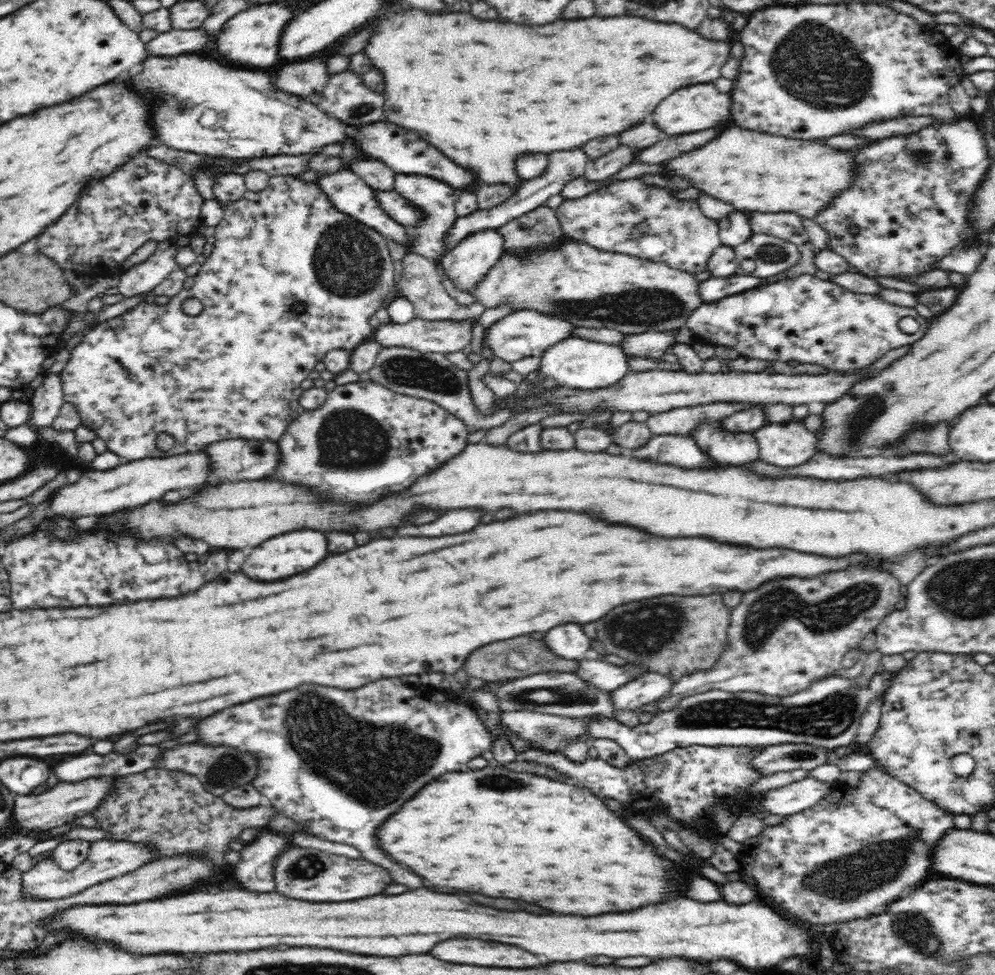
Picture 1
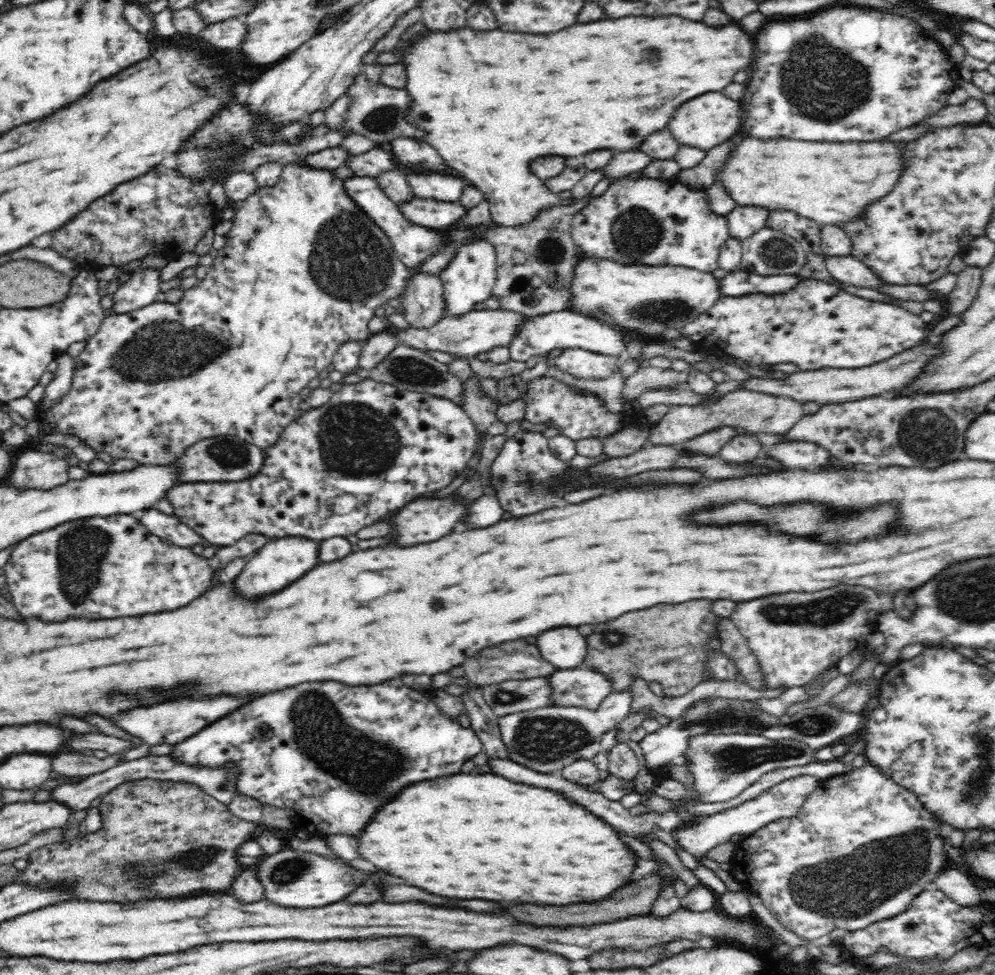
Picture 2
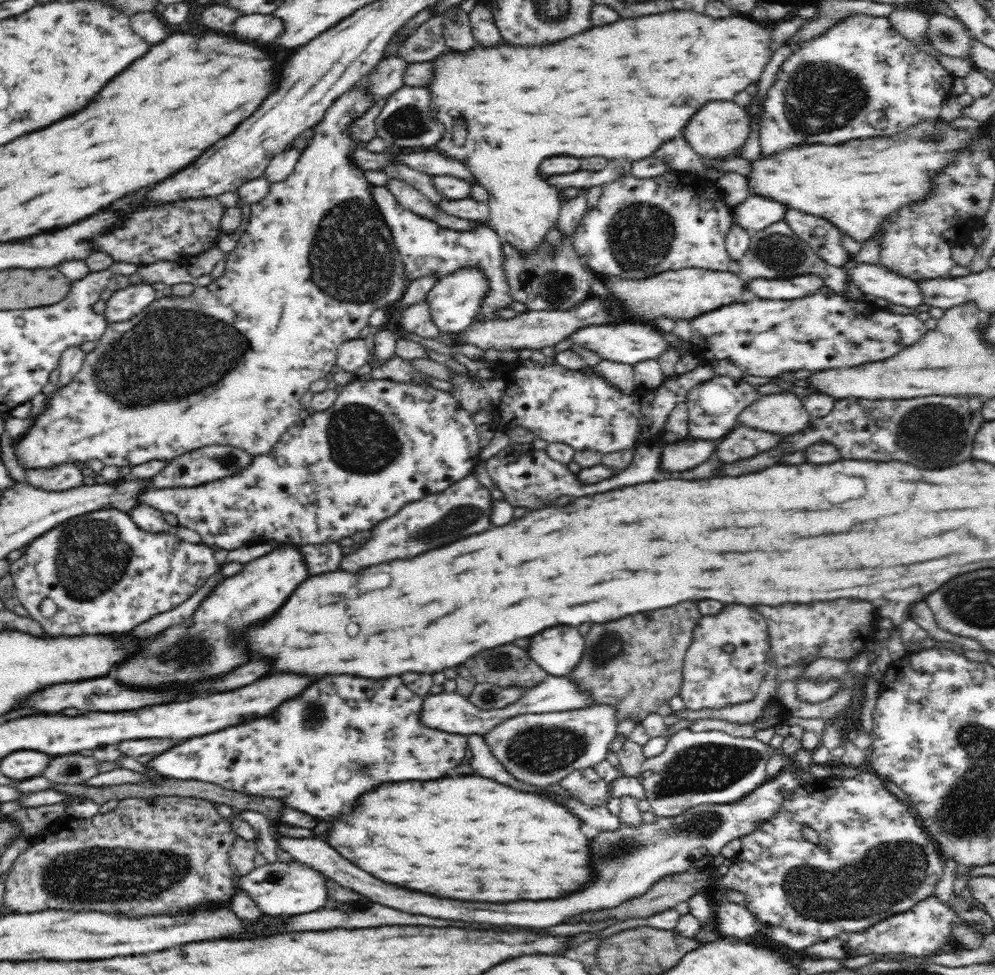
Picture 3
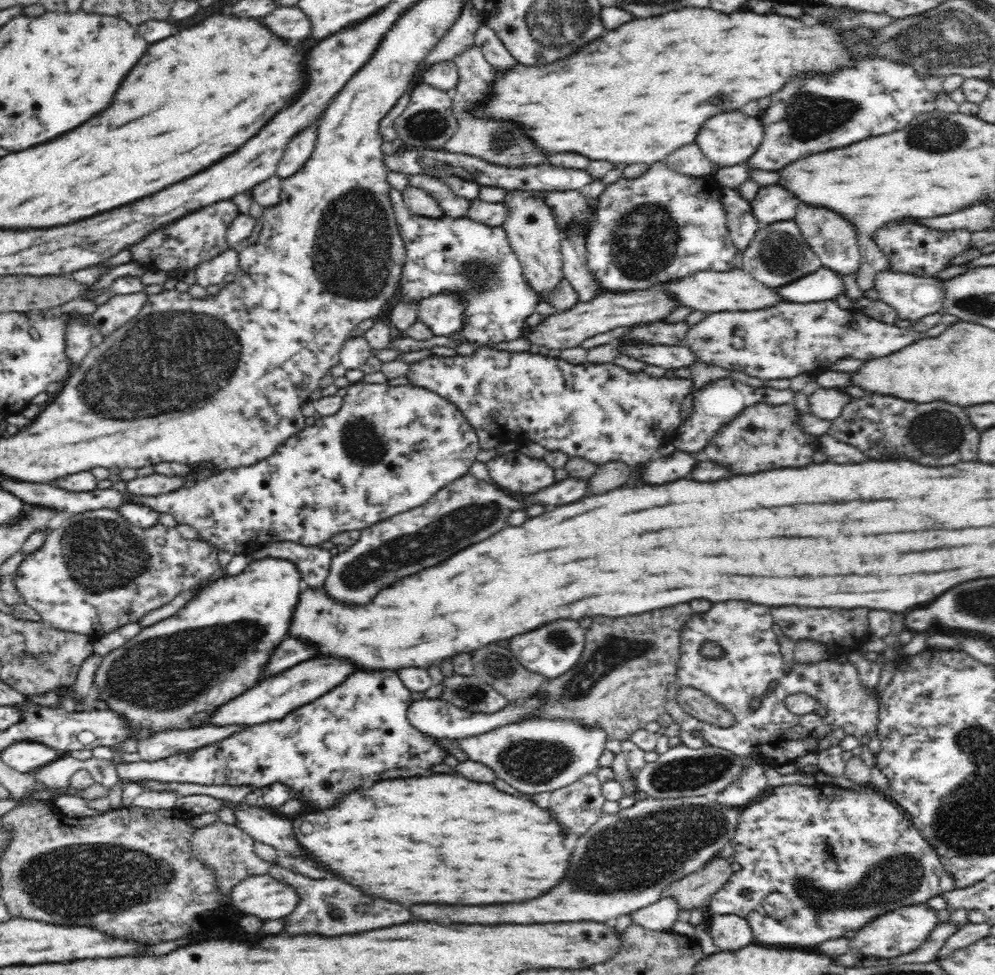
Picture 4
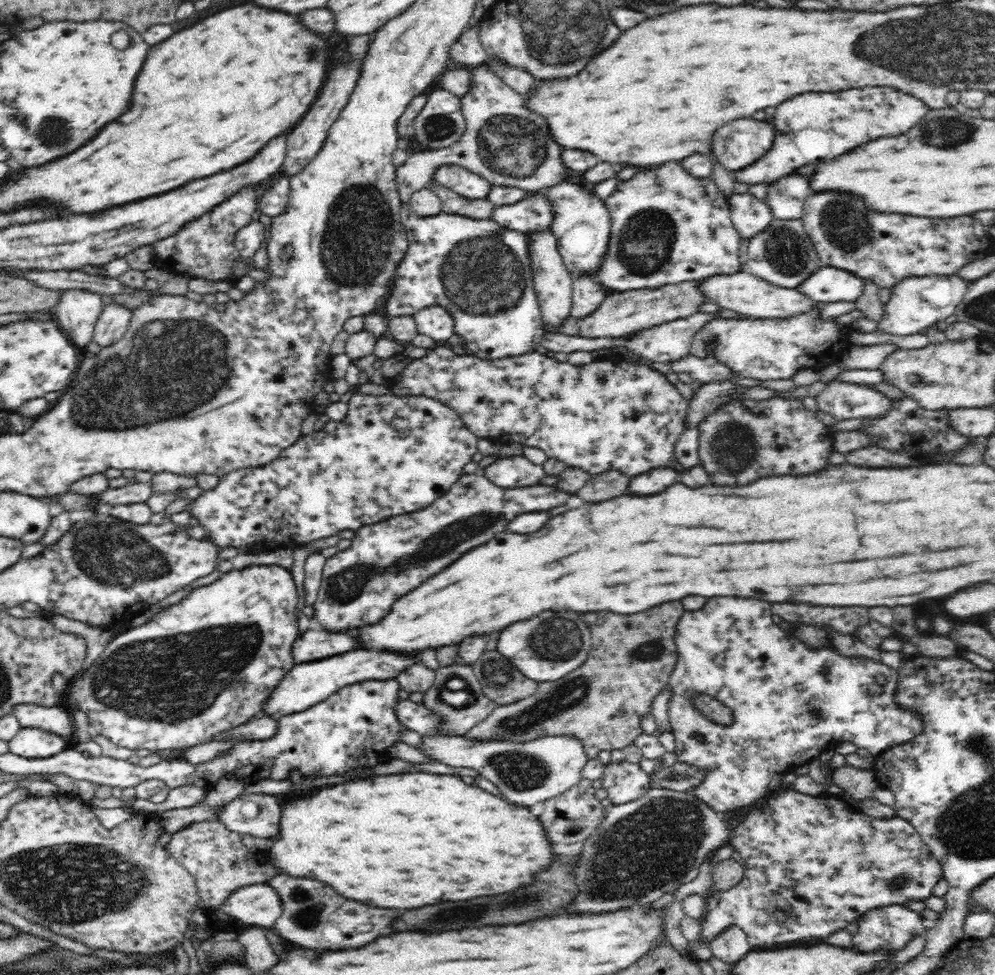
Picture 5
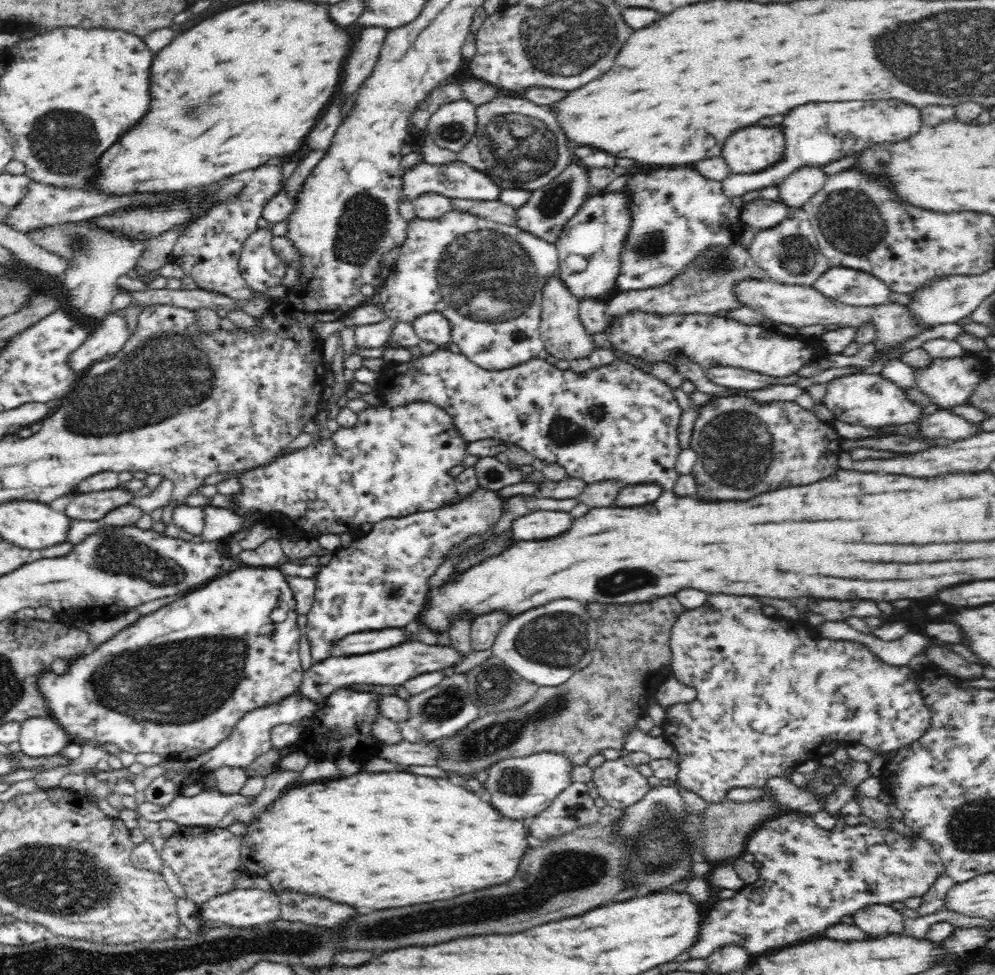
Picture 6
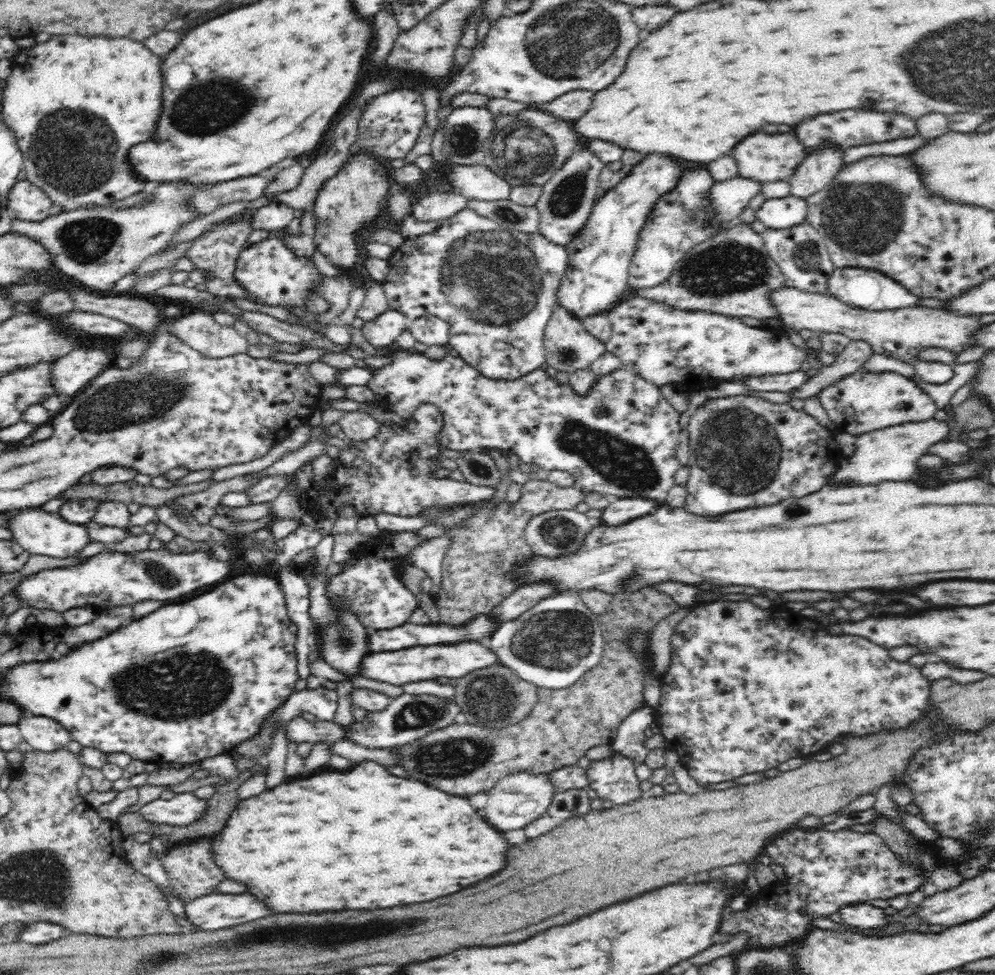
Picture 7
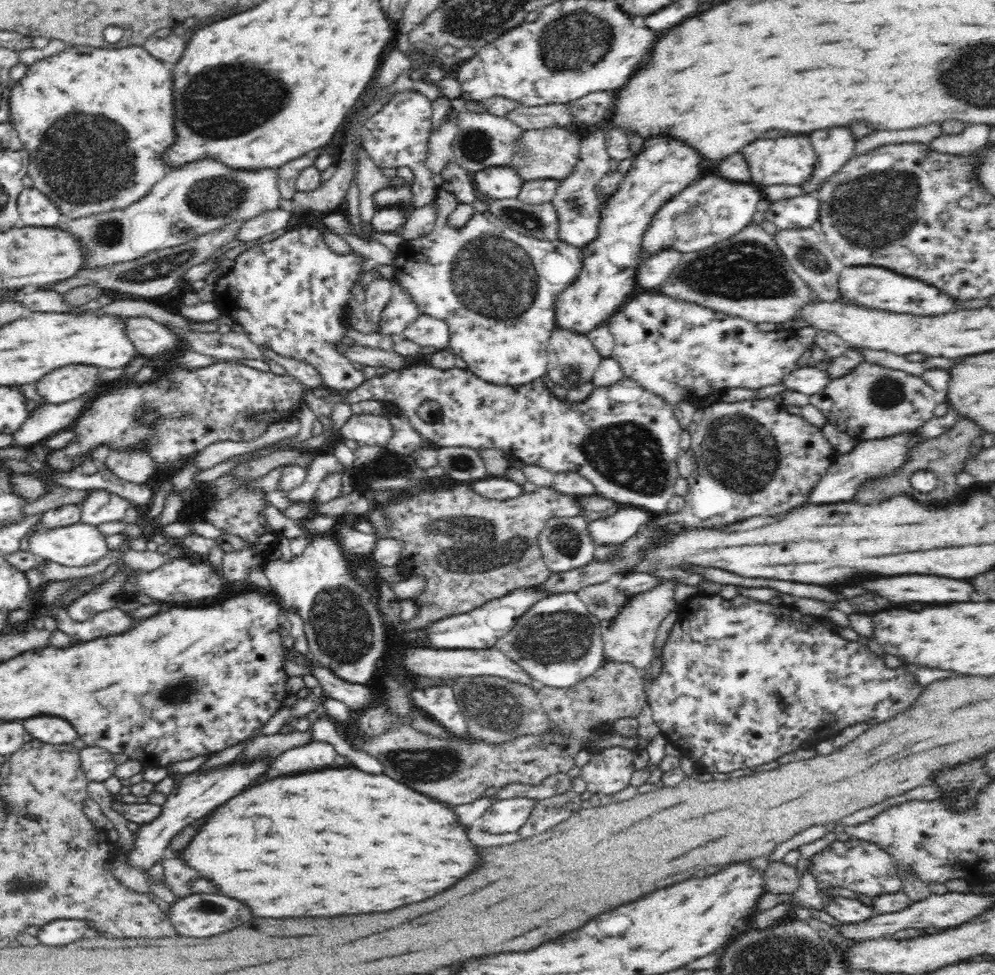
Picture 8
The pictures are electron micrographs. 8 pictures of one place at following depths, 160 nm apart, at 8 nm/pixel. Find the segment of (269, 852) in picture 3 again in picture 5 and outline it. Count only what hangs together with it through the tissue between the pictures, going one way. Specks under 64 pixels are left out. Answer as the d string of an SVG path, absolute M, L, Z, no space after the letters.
M274 876L270 886L282 898L282 916L276 922L278 932L294 944L312 950L348 950L362 948L374 942L378 936L390 934L390 924L398 916L398 910L392 908L370 908L366 904L358 904L342 898L326 884L308 878L292 878L292 876Z

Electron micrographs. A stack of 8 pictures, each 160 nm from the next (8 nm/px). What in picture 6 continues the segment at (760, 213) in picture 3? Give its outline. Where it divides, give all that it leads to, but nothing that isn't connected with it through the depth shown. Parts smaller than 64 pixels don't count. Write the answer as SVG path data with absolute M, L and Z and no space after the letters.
M804 166L798 168L779 185L779 200L791 206L795 214L801 215L801 207L825 185L828 175L822 168Z

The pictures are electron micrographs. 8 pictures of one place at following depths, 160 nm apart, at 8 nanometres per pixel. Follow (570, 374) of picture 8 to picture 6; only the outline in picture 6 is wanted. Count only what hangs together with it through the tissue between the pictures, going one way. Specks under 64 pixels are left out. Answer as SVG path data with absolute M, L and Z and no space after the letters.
M559 277L551 278L545 287L541 290L542 293L542 312L540 332L545 350L548 354L554 356L558 361L578 360L586 358L596 350L602 350L596 345L594 339L586 332L584 325L579 317L579 301L568 288L564 287L564 283Z

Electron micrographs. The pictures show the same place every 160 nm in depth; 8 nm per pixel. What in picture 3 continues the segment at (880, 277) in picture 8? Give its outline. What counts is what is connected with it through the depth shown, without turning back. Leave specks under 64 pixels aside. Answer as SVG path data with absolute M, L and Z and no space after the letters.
M808 273L788 280L751 279L748 290L758 299L796 300L815 295L825 286L825 279L817 274Z

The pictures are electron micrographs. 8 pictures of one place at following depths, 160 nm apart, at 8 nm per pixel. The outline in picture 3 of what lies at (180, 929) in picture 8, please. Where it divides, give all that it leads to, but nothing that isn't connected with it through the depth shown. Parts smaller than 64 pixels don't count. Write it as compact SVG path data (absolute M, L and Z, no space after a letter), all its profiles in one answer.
M296 861L291 864L266 863L255 868L237 879L237 888L242 888L256 902L256 906L268 916L294 916L312 912L324 906L328 900L326 878L320 872Z

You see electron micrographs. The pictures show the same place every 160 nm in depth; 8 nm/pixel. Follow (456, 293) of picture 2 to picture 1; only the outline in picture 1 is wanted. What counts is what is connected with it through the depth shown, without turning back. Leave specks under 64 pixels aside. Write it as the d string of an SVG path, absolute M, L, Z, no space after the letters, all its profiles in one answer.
M497 229L476 232L442 256L442 270L458 290L471 294L503 255L503 245Z

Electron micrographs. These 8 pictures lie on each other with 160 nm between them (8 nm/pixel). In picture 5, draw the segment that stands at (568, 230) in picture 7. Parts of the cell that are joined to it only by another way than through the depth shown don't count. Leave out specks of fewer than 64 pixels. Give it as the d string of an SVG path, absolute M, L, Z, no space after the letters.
M543 190L530 192L524 200L514 204L496 207L491 216L500 226L530 235L540 234L540 232L552 232L551 224L554 217L553 202L545 195Z

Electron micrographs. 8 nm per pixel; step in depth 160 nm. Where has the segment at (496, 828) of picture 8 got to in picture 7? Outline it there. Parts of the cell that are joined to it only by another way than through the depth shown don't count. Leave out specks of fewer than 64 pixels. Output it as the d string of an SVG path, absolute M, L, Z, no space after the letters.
M526 771L512 773L500 779L498 783L487 791L488 806L486 806L486 820L498 830L518 830L530 824L548 810L552 796L558 790L552 787L548 775L532 775Z

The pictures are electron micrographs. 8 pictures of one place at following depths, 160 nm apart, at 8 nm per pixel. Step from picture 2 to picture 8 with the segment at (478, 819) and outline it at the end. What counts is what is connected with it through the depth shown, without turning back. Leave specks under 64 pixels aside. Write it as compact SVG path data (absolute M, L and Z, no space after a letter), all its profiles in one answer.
M356 768L342 770L322 770L288 778L272 778L260 786L254 786L222 806L218 806L198 830L192 842L178 852L178 856L206 880L210 880L224 896L232 896L246 906L250 906L252 916L256 918L288 918L288 916L342 916L342 914L360 914L360 912L386 912L404 904L426 900L442 890L450 888L462 876L472 872L478 864L478 854L474 844L466 838L466 830L456 822L452 810L440 802L430 802L428 796L414 792L412 788L384 776L384 774L366 774Z

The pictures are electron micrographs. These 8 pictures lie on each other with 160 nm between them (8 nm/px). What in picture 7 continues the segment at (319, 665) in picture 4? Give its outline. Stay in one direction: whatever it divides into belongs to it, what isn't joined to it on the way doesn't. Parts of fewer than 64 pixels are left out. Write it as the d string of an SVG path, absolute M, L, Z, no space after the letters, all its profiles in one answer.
M462 642L462 644L438 644L438 646L414 646L396 652L380 652L364 658L361 664L361 675L372 680L382 680L398 686L411 682L432 680L438 676L459 679L470 672L502 665L496 653L479 642Z

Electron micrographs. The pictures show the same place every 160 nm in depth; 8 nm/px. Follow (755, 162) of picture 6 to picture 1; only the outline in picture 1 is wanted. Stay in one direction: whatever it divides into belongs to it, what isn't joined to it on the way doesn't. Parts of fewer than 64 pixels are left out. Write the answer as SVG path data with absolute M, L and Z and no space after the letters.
M696 84L688 86L680 92L674 92L668 96L668 100L660 102L660 108L654 112L654 122L660 130L664 130L668 136L678 134L692 134L700 130L714 130L721 128L725 130L732 123L732 98L729 93L718 92L714 84Z

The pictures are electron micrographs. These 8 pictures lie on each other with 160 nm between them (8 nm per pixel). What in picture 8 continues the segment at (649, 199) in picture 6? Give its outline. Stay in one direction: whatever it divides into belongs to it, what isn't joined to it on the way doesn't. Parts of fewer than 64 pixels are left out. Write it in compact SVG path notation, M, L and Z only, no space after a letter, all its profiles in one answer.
M664 249L641 261L636 275L638 289L650 291L650 288L654 288L654 291L657 291L680 264L681 256L682 253L674 249Z

